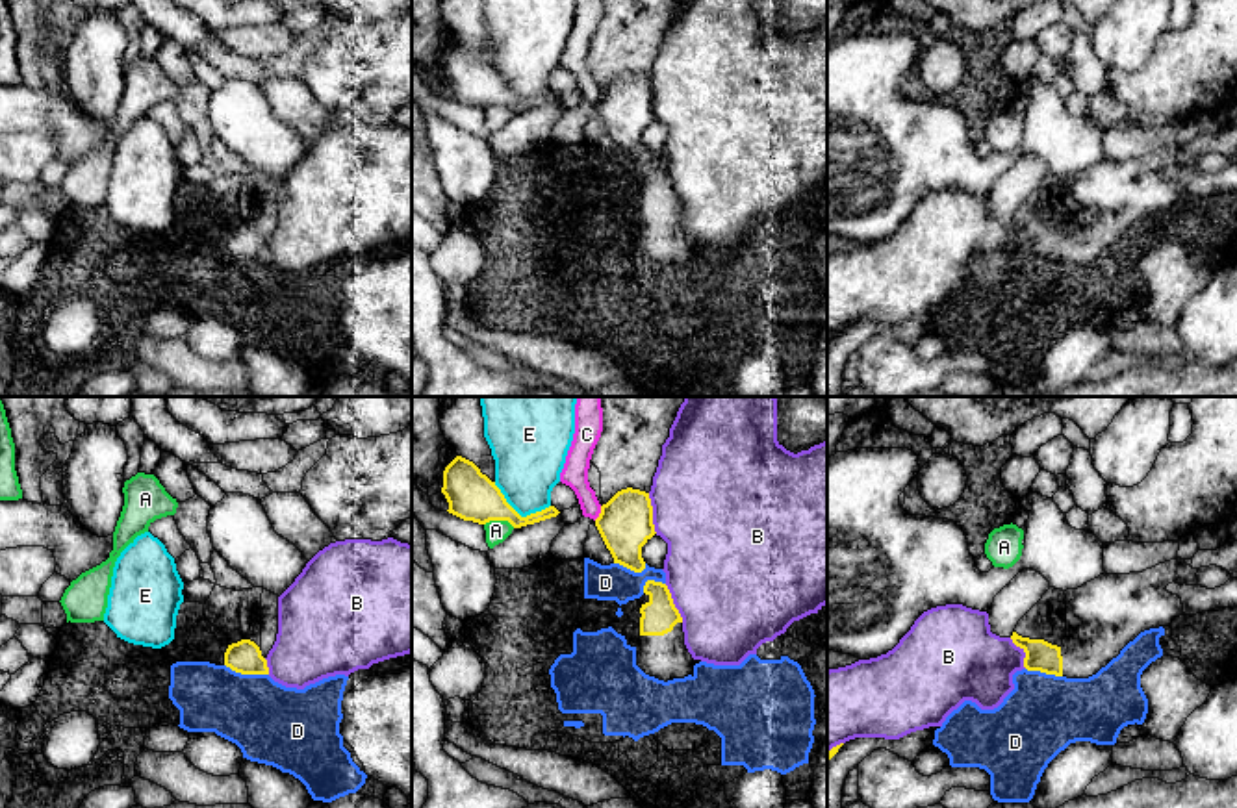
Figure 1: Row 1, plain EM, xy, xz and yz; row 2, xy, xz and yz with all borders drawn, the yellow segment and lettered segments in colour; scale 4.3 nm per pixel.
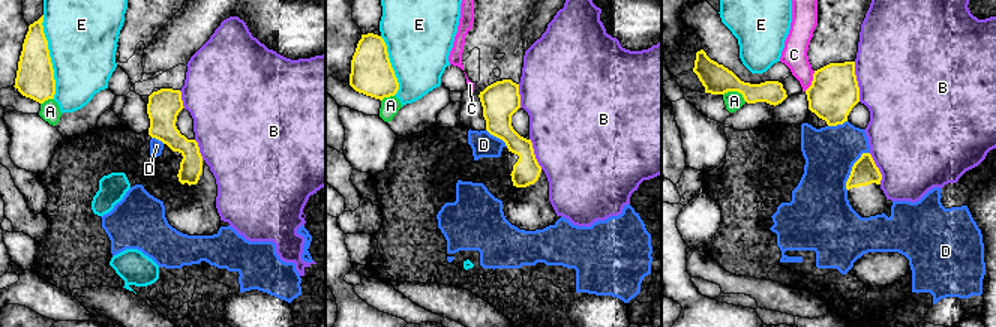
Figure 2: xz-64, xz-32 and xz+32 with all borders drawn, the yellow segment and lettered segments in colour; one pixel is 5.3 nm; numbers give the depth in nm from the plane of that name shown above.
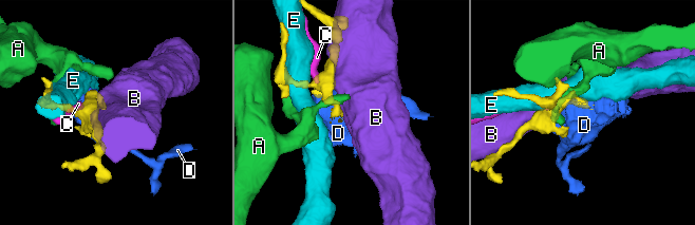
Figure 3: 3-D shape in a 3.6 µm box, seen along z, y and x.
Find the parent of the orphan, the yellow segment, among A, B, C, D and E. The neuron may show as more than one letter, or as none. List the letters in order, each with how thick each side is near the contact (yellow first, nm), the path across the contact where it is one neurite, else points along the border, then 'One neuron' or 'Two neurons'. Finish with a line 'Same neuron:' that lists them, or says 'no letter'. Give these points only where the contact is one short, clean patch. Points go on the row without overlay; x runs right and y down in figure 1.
A: Thickness 220 nm (yellow) against 100 nm. Boundary: xz (484, 108), (509, 106), (514, 112). Two neurons
B: Thickness 240 nm (yellow) against 480 nm. Two neurons
C: Thickness 240 nm (yellow) against 110 nm. Boundary: xz (601, 91), (594, 104). Two neurons
D: Thickness 140 nm (yellow) against 340 nm. Two neurons
E: Thickness 220 nm (yellow) against 300 nm. Two neurons
Same neuron: no letter

